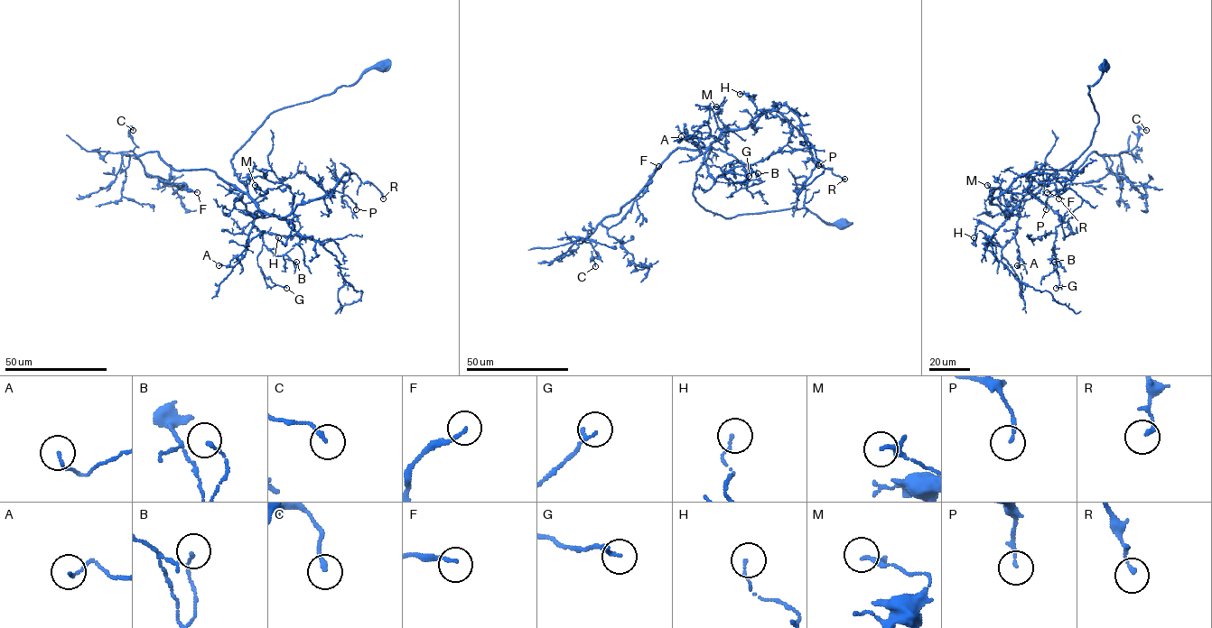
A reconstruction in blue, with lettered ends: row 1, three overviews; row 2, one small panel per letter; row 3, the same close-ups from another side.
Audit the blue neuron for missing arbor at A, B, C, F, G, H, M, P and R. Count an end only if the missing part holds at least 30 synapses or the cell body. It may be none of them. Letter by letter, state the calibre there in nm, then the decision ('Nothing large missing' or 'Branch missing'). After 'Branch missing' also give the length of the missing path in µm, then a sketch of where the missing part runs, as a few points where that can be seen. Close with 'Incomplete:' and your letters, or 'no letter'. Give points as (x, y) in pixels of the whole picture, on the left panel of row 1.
A: Thickness 110 nm. Nothing large missing
B: Thickness 120 nm. Nothing large missing
C: Thickness 170 nm. Nothing large missing
F: Thickness 130 nm. Nothing large missing
G: Thickness 140 nm. Nothing large missing
H: Thickness 120 nm. Nothing large missing
M: Thickness 200 nm. Nothing large missing
P: Thickness 130 nm. Nothing large missing
R: Thickness 150 nm. Nothing large missing
Incomplete: no letter

